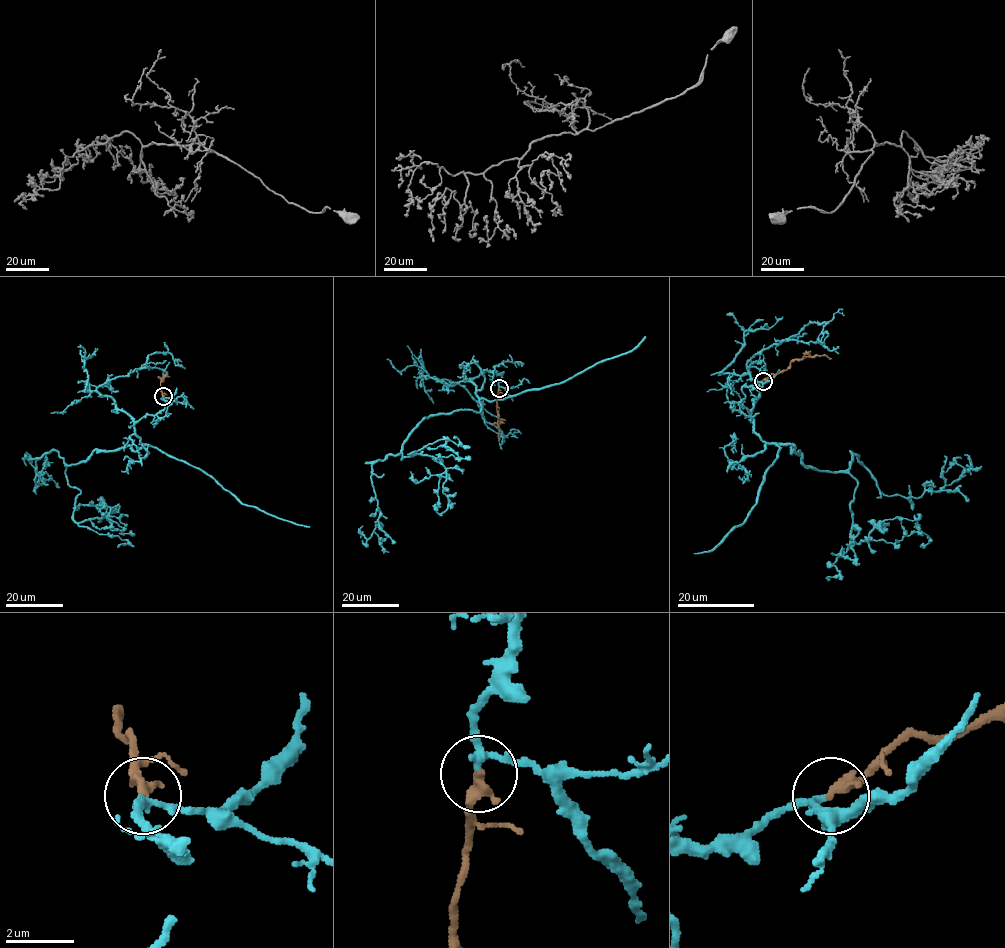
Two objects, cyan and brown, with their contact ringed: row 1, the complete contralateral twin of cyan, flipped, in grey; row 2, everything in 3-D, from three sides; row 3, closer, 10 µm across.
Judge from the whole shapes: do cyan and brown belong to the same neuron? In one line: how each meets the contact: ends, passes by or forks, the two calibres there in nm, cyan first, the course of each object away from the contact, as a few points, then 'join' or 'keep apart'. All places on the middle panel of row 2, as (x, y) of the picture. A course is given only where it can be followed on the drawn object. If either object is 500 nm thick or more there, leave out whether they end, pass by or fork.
cyan passes by | brown ends | 190/340 nm | cyan via (499, 387), (484, 370), (479, 412), (404, 442), (401, 460), (445, 469), (434, 507) | brown via (499, 388), (499, 439) | join

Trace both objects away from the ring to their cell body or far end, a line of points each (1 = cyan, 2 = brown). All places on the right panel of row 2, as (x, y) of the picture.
1: (762, 380), (739, 404), (753, 430), (858, 482), (848, 548), (921, 532), (920, 546)
2: (763, 380), (785, 371), (796, 359), (819, 355), (831, 358)

